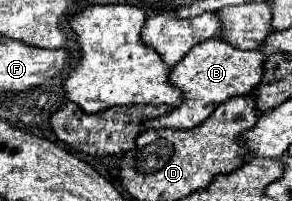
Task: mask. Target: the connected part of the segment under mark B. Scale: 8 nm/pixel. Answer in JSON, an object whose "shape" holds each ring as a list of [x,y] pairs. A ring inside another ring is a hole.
{"shape":[[[209,38],[201,44],[195,44],[189,54],[173,66],[173,72],[169,80],[183,88],[183,104],[175,108],[171,114],[147,120],[145,128],[193,128],[201,124],[207,116],[213,114],[213,110],[229,100],[231,96],[237,94],[249,94],[259,82],[261,82],[261,72],[263,72],[265,56],[261,52],[253,50],[239,50],[233,48],[229,42],[221,38]]]}

